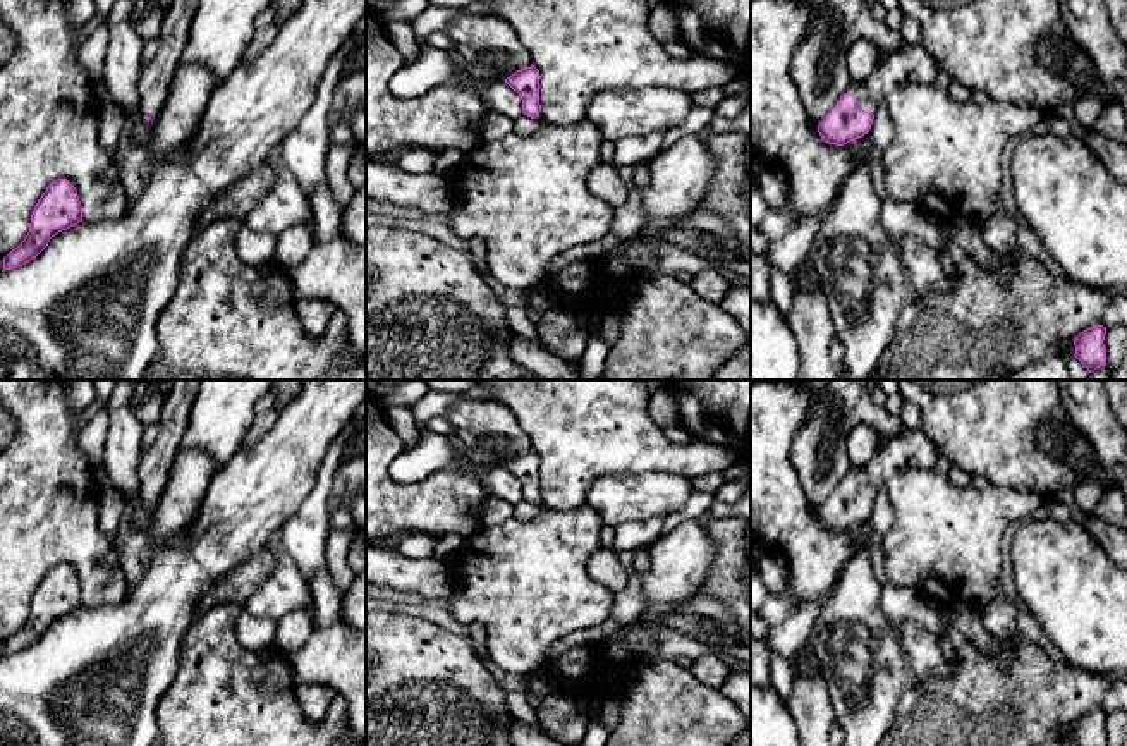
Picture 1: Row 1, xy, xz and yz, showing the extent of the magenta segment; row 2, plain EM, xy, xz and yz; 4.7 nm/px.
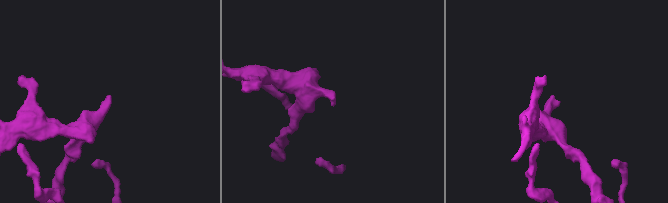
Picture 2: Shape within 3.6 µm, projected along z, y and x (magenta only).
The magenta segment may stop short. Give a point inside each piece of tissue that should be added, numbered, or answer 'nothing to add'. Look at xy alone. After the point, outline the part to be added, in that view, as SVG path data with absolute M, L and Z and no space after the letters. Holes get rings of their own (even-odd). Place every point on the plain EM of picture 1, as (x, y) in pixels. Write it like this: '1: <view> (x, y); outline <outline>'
1: xy (153, 470); outline M170 380L170 392L160 409L160 430L153 445L143 454L137 466L143 498L155 507L165 490L167 478L184 433L189 414L199 392L201 380Z

